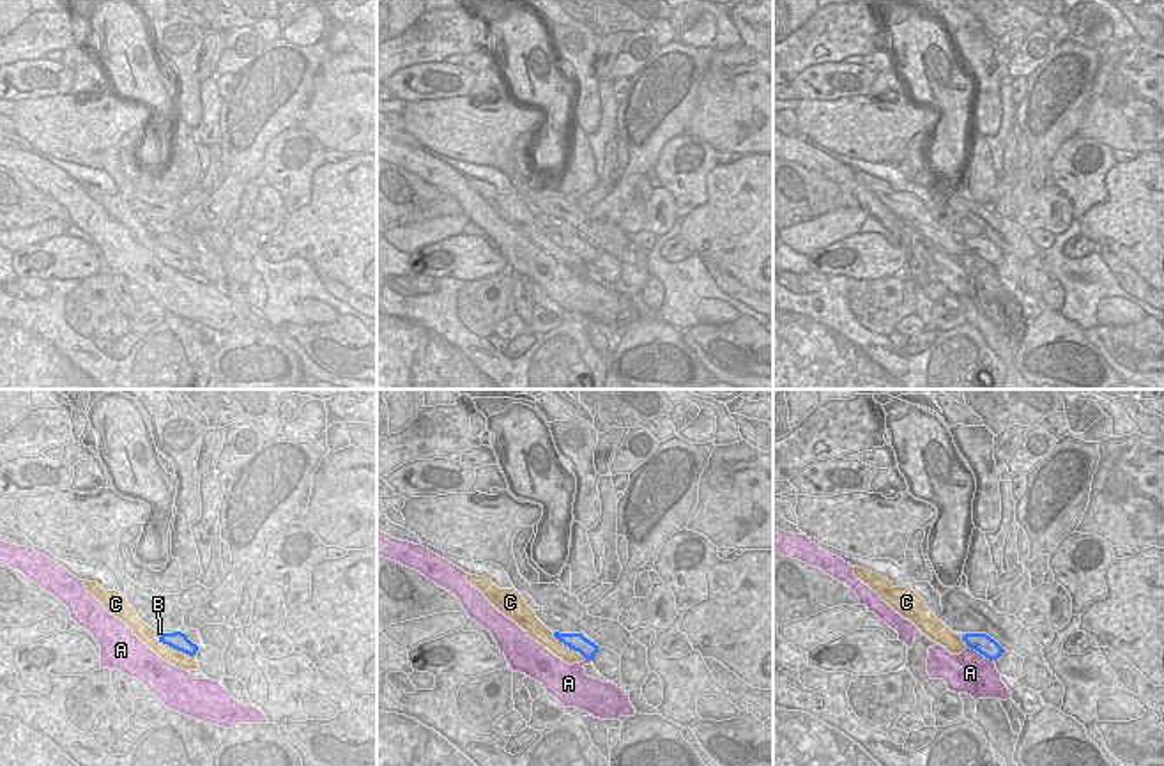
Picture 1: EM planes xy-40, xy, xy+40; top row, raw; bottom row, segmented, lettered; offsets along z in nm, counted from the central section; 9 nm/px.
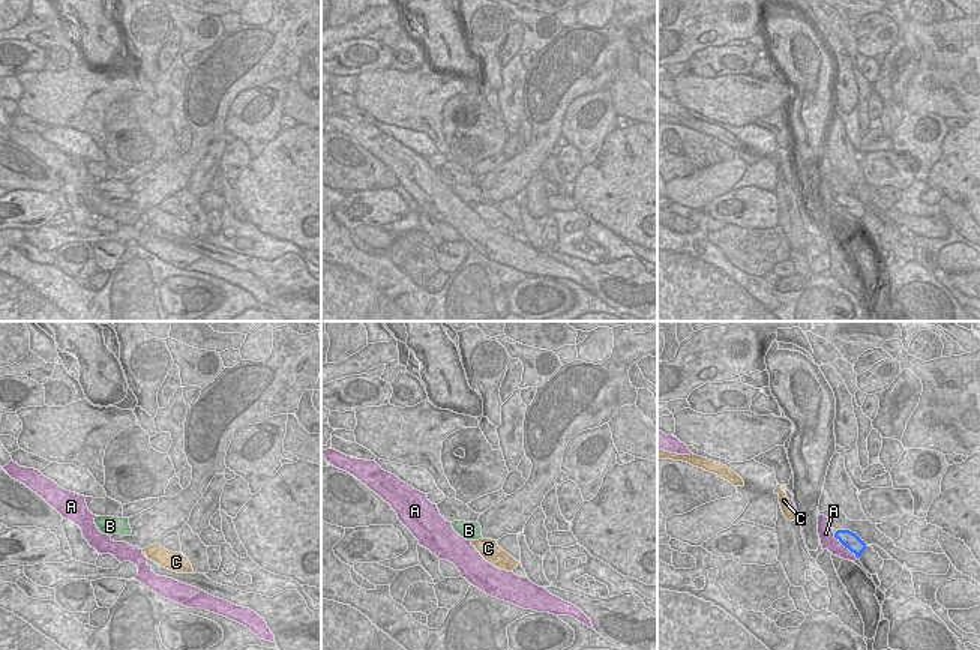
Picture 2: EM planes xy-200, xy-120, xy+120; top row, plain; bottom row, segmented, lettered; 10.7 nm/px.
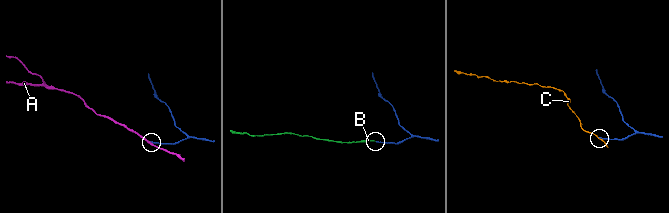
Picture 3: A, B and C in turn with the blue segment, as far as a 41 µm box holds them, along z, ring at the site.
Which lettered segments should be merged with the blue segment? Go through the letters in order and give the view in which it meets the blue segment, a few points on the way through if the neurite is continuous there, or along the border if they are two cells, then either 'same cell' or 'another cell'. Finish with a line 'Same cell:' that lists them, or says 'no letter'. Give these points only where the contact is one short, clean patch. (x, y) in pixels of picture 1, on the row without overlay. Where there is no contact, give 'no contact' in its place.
A: meets blue in xy+40; another cell
B: meets blue in xy-40; runs through xy-40 (179, 245), (168, 237), (160, 236); same cell
C: meets blue in xy; border along xy (552, 236), (586, 262); another cell
Same cell: B

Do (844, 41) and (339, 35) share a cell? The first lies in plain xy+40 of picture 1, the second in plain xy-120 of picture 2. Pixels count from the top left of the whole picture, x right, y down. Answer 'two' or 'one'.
one

